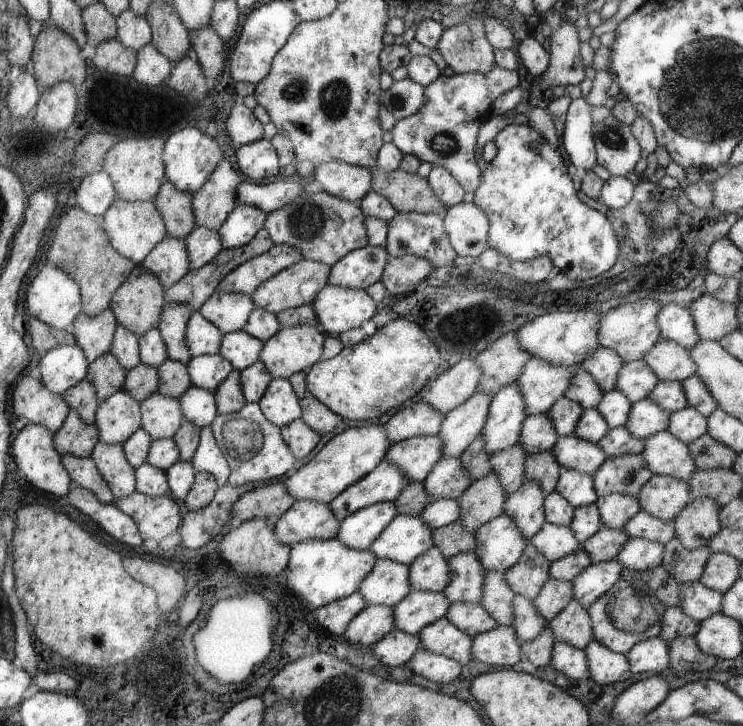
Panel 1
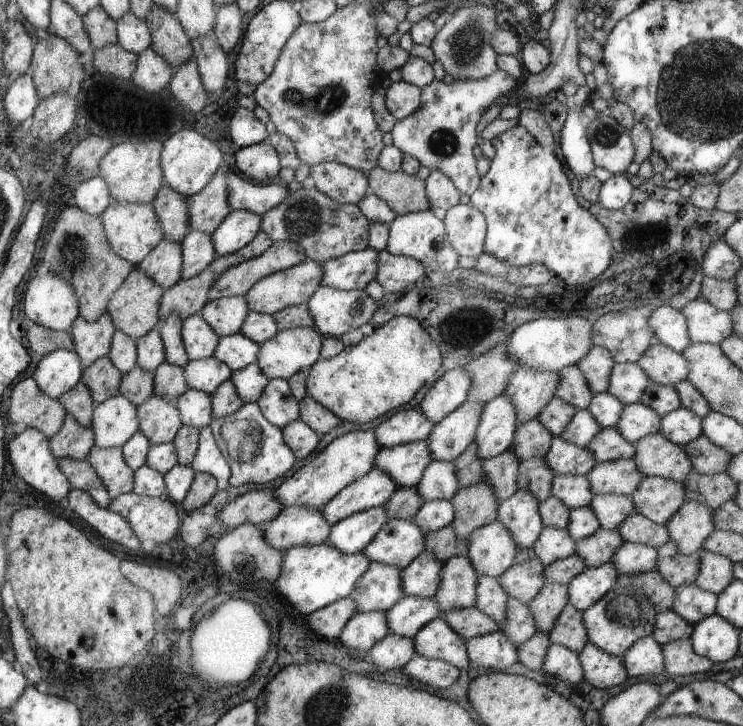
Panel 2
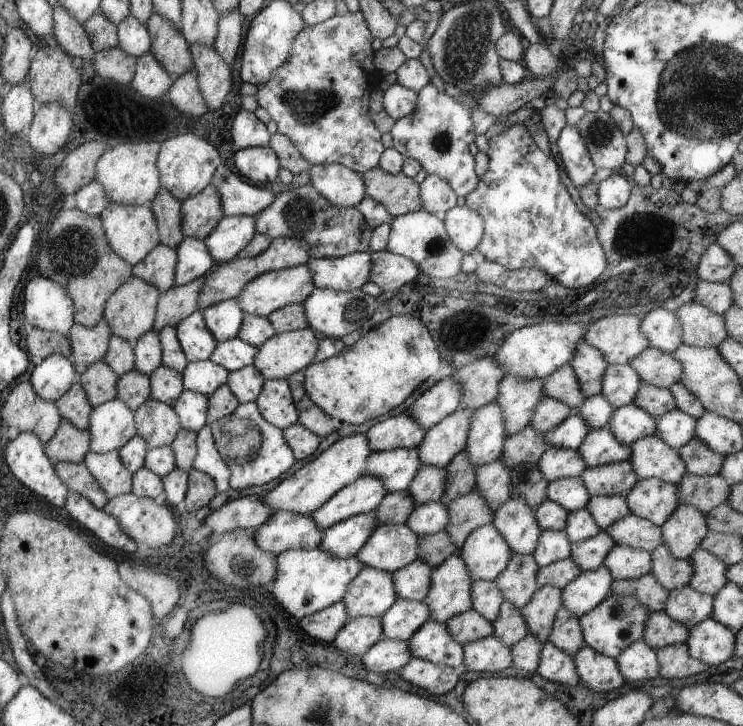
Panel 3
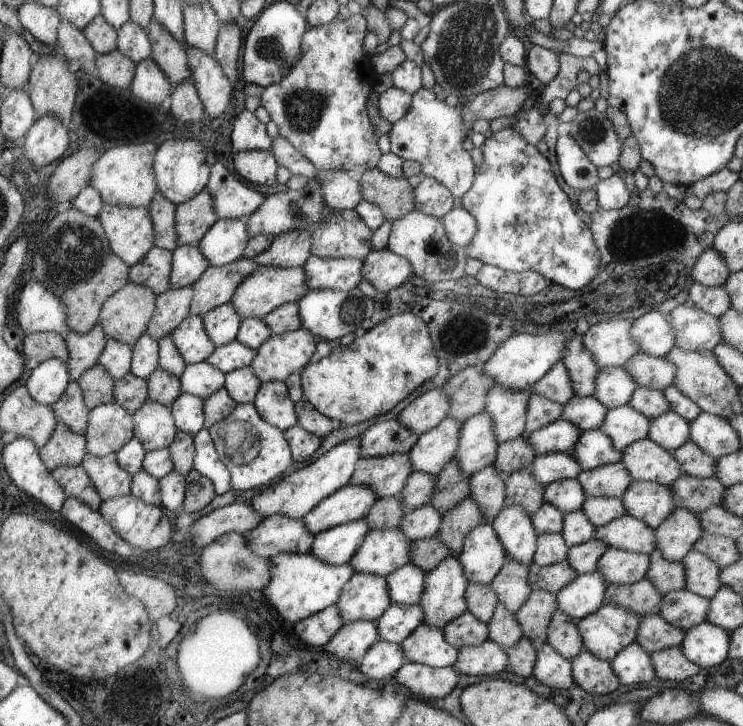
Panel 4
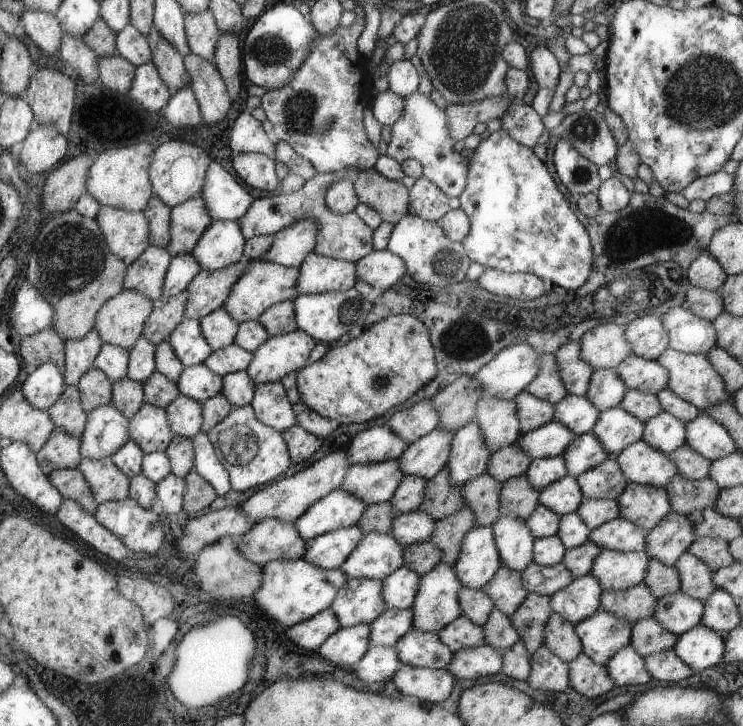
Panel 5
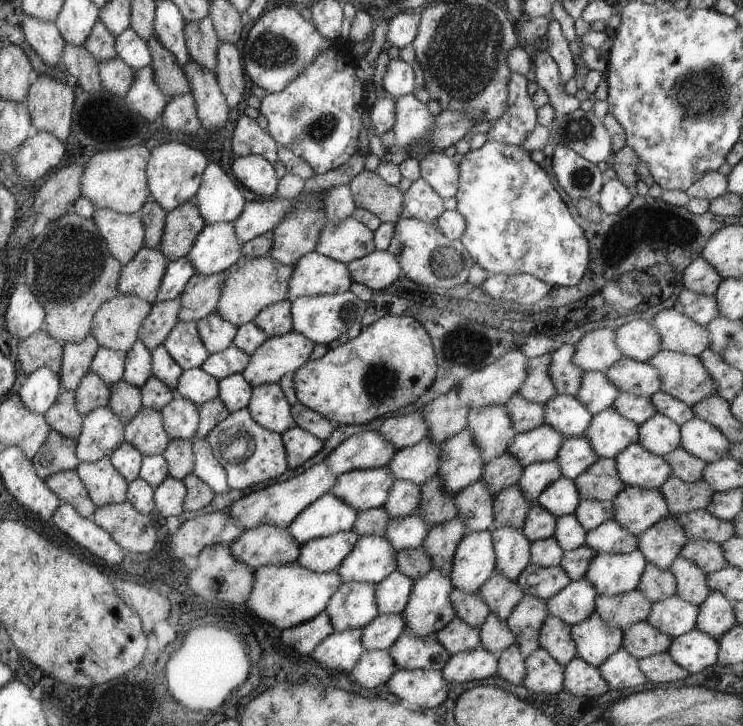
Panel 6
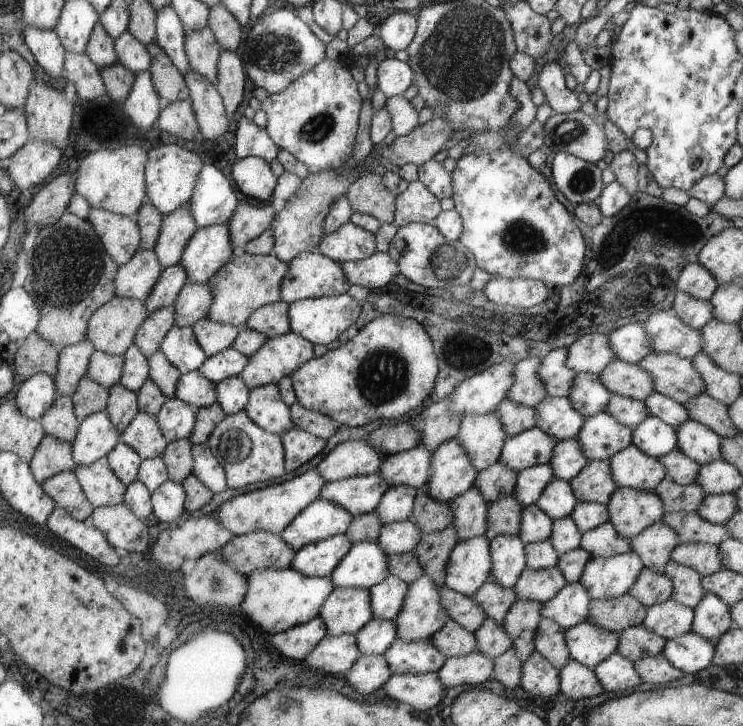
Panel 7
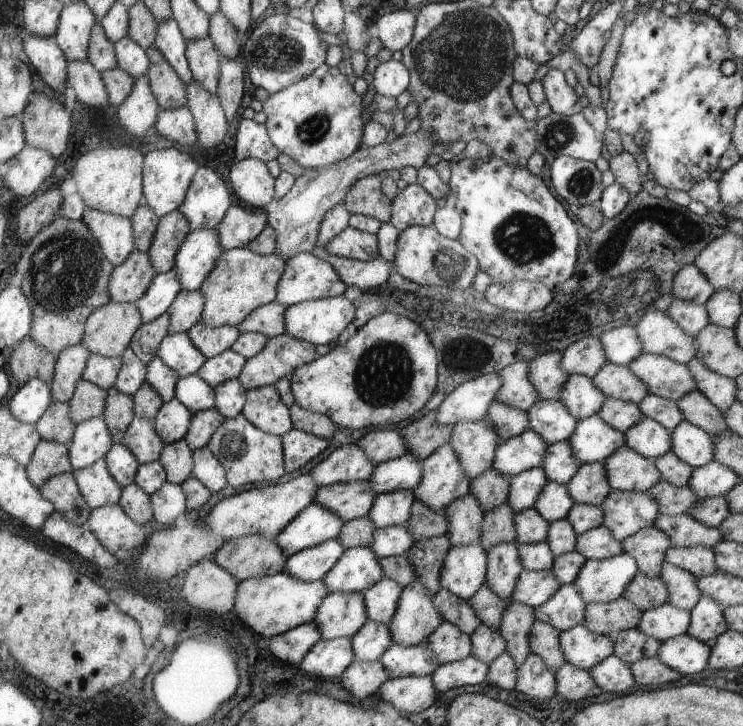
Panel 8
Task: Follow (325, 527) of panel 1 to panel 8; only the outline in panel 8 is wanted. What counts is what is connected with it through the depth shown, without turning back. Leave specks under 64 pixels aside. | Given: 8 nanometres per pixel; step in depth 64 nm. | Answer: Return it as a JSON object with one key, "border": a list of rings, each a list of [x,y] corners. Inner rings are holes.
{"border":[[[248,536],[227,540],[213,559],[242,583],[284,570],[287,560],[284,554],[274,540],[266,536]]]}

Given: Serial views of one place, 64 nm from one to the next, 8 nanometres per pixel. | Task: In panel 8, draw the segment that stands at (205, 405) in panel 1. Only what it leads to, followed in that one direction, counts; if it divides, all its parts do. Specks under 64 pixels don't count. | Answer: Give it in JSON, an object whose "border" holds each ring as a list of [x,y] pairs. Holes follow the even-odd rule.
{"border":[[[173,399],[163,404],[153,422],[162,442],[167,445],[184,439],[192,418],[192,412],[184,404]]]}

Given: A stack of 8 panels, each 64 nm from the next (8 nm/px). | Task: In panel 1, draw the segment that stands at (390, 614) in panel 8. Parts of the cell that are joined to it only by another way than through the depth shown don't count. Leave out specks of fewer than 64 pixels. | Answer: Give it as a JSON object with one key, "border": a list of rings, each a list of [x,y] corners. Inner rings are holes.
{"border":[[[432,547],[422,556],[412,561],[410,568],[410,586],[412,590],[424,592],[442,592],[450,584],[450,566],[448,559],[440,552],[440,548]]]}

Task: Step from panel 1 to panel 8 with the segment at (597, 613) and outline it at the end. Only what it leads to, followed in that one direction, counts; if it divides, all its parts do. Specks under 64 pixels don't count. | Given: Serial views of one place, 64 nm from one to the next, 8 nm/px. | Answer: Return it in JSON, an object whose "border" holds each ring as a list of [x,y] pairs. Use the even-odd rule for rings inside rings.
{"border":[[[584,625],[561,634],[561,647],[567,663],[588,672],[615,653],[615,642],[608,635],[590,631]]]}

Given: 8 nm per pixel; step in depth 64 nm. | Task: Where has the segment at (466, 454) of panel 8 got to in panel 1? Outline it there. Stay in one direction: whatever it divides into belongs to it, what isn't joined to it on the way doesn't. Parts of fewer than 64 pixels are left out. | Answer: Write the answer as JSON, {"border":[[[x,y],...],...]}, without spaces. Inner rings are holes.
{"border":[[[531,358],[516,378],[526,402],[527,416],[547,413],[560,397],[564,397],[579,367],[554,366],[546,360]]]}

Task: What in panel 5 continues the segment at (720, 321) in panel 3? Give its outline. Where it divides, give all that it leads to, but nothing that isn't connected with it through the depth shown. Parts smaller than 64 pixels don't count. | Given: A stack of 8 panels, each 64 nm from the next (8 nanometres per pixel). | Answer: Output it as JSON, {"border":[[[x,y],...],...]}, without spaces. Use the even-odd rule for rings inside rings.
{"border":[[[683,306],[662,315],[668,332],[668,346],[683,353],[707,354],[716,345],[716,329],[711,320],[704,320]]]}

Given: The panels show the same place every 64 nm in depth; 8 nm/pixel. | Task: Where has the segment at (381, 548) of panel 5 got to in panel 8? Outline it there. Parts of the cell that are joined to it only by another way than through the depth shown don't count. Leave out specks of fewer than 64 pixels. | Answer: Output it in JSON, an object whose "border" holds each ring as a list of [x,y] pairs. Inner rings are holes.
{"border":[[[366,548],[347,549],[333,568],[322,578],[328,595],[334,592],[363,593],[383,581],[379,558]]]}

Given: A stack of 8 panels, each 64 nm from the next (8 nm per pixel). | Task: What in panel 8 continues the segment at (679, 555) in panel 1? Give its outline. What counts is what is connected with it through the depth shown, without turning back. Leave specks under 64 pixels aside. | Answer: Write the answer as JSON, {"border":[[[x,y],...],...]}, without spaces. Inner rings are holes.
{"border":[[[639,571],[622,597],[634,603],[644,612],[667,603],[668,594],[666,582],[659,577],[645,576]]]}

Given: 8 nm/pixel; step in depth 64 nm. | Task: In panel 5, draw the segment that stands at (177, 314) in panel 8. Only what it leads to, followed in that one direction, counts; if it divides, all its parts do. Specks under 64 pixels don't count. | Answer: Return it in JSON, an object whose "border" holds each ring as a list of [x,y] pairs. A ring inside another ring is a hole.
{"border":[[[242,259],[224,270],[201,270],[186,288],[188,301],[187,310],[184,310],[185,318],[199,320],[222,307],[228,294],[231,294],[232,286],[248,270],[248,263],[248,260]]]}

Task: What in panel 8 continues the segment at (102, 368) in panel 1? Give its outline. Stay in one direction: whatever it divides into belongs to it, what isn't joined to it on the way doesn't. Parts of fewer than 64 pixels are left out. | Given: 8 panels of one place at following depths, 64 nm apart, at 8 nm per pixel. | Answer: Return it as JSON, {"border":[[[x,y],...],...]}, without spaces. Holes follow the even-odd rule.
{"border":[[[80,380],[76,386],[75,394],[68,401],[70,406],[71,419],[78,427],[82,422],[90,420],[90,418],[103,417],[104,410],[107,407],[108,392],[86,382]]]}

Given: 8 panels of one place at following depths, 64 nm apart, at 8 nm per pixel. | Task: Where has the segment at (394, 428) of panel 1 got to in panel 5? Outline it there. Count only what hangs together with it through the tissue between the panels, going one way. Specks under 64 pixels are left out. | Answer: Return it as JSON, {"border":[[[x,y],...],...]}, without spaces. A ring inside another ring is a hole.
{"border":[[[372,426],[354,435],[340,450],[346,450],[350,466],[396,460],[408,445],[388,426]]]}

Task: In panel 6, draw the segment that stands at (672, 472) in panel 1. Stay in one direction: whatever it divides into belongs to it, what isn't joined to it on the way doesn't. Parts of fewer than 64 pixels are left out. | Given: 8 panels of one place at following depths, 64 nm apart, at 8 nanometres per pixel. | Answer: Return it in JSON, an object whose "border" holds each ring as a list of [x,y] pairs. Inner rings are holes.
{"border":[[[632,443],[614,458],[616,470],[624,486],[659,489],[672,475],[672,467],[663,456],[644,450],[640,443]]]}

